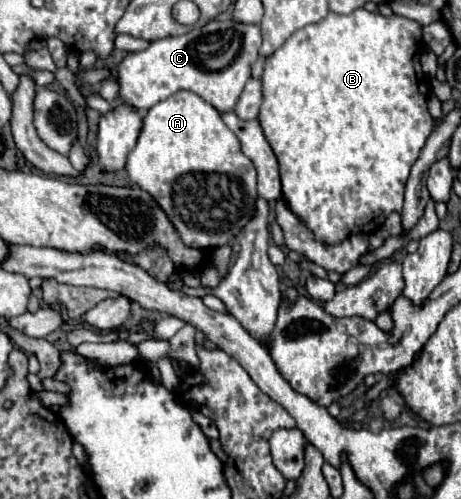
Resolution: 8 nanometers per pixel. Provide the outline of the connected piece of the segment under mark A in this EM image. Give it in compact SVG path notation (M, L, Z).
M178 91L170 95L144 115L144 127L136 147L128 155L126 173L130 181L158 201L186 247L212 251L228 245L238 237L238 229L244 229L246 221L254 217L254 201L258 201L256 169L242 153L238 137L234 137L234 133L224 125L220 113L192 91Z

